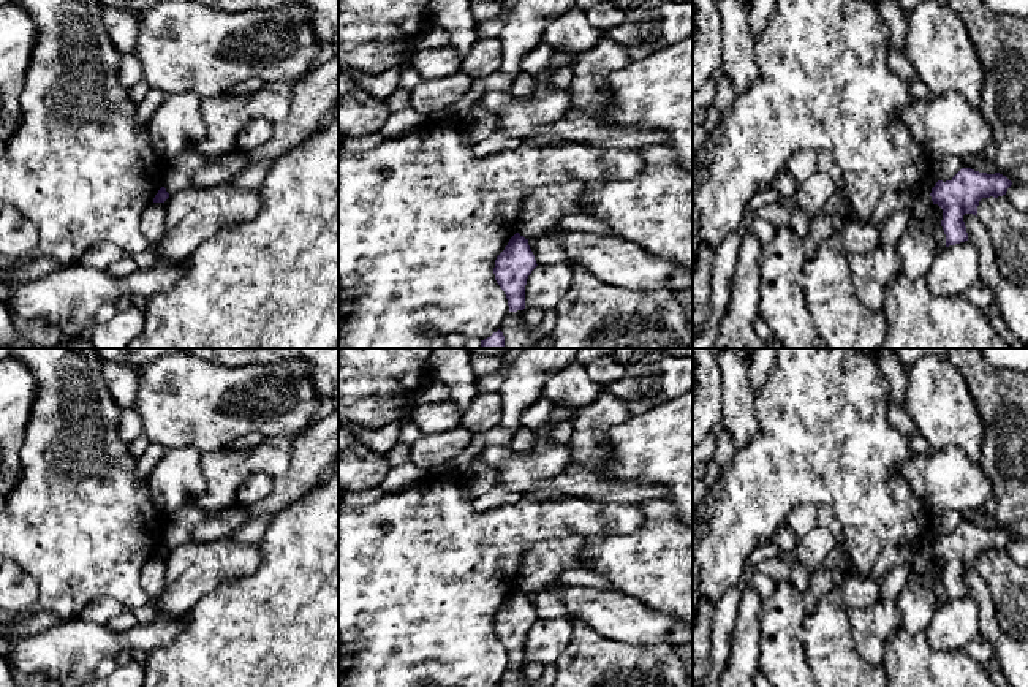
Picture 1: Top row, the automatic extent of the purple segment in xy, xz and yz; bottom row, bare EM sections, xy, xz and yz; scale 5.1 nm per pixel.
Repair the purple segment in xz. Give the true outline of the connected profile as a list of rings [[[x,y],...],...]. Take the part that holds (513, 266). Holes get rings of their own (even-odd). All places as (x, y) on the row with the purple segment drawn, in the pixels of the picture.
[[[516,233],[497,256],[493,268],[495,280],[506,294],[509,312],[525,309],[527,279],[536,266],[528,239]]]

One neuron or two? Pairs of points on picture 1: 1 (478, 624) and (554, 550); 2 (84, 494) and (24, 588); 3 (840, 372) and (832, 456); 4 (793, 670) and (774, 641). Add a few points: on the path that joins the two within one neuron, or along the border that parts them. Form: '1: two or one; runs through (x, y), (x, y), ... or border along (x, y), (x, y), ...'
1: two; border along (541, 538), (525, 550), (516, 581)
2: two; border along (16, 562), (35, 581), (37, 603), (34, 610)
3: one; runs through (832, 393), (832, 436)
4: one; runs through (786, 664), (782, 659), (780, 648)

